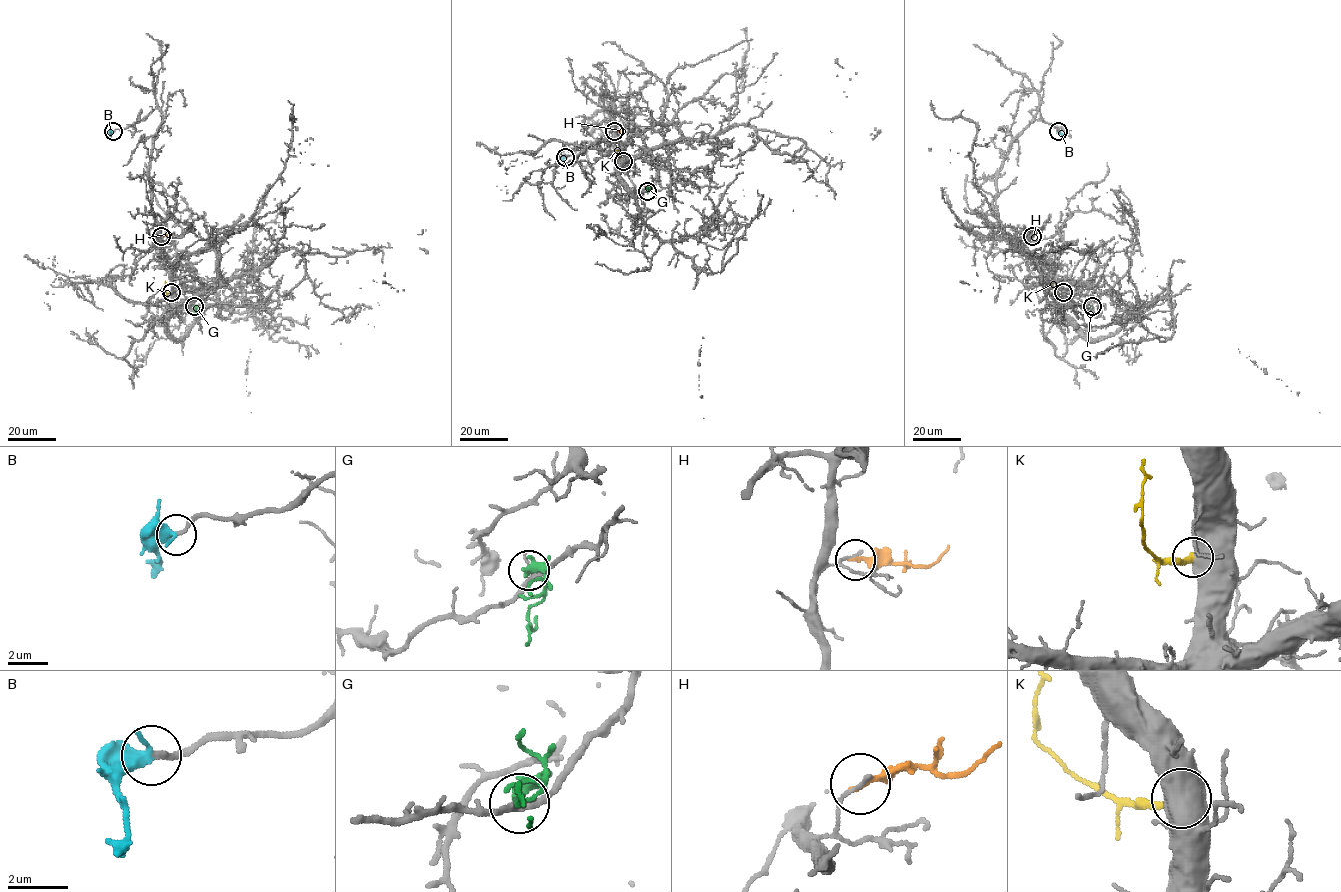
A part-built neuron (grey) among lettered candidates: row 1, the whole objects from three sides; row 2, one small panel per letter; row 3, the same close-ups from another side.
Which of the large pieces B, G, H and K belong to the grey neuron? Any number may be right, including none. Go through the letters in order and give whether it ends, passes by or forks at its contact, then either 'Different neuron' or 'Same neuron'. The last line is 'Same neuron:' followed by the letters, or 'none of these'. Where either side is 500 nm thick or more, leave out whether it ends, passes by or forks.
B: It ends there. Same neuron
G: It ends there. Different neuron
H: It ends there. Different neuron
K: Different neuron
Same neuron: B

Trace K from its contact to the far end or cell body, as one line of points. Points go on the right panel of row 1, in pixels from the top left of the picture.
K: (1063, 292), (1051, 288), (1051, 280)

